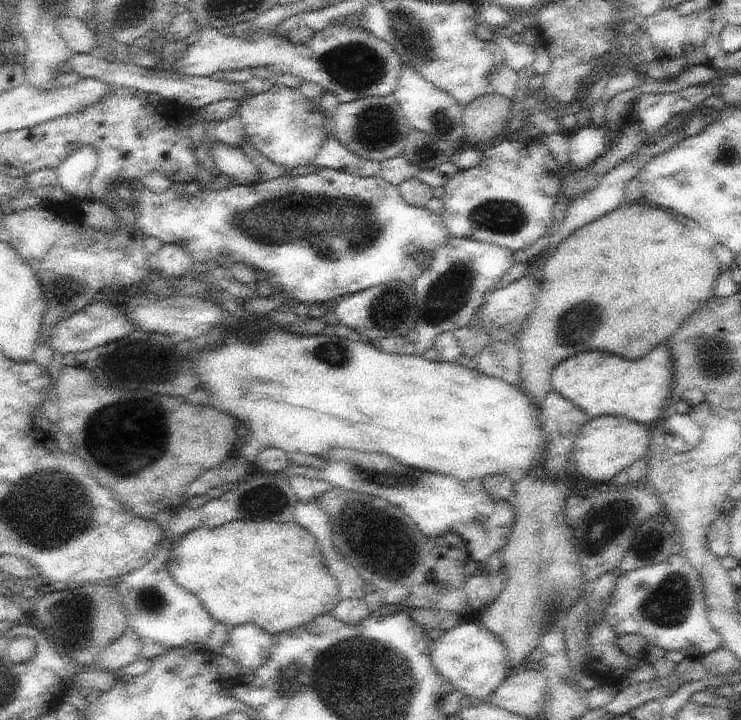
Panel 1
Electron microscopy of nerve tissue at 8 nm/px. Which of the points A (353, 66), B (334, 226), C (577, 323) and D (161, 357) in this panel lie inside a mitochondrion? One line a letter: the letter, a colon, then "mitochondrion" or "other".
A: mitochondrion
B: mitochondrion
C: mitochondrion
D: other

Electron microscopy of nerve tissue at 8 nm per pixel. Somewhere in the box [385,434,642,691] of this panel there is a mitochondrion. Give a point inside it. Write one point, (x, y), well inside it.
(552, 596)

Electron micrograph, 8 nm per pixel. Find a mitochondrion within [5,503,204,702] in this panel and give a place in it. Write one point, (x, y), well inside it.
(150, 601)

